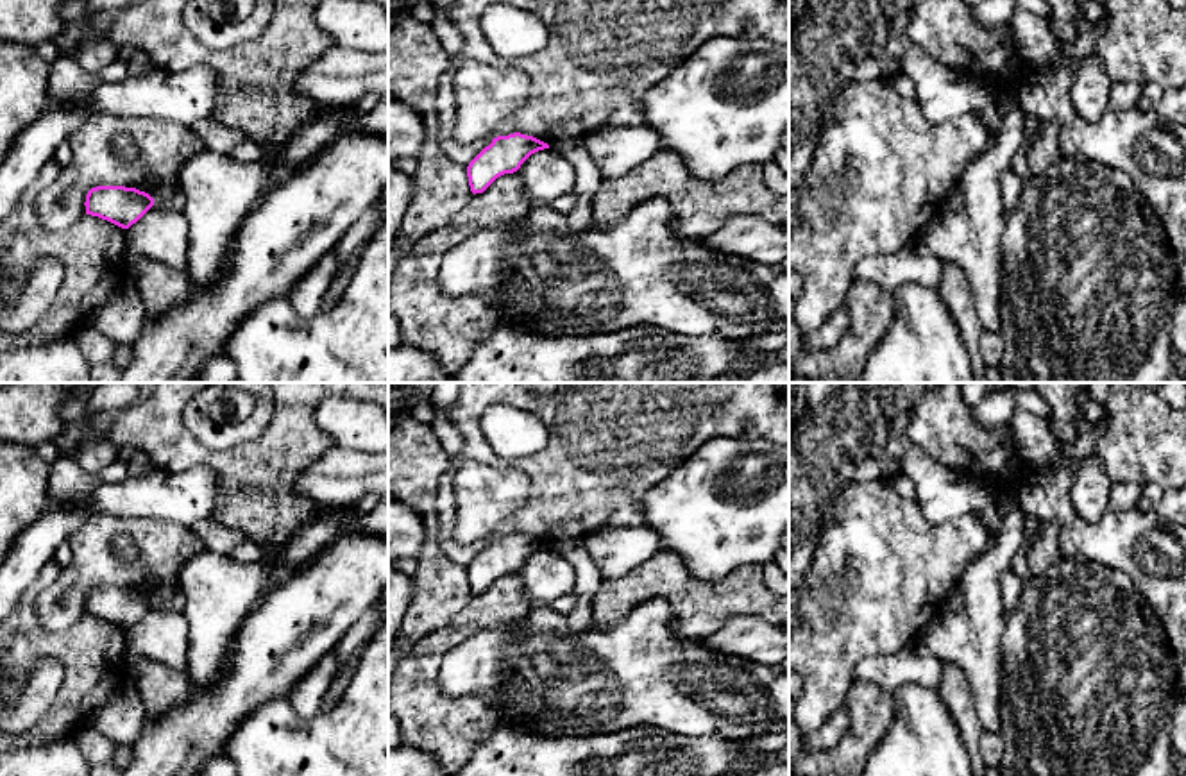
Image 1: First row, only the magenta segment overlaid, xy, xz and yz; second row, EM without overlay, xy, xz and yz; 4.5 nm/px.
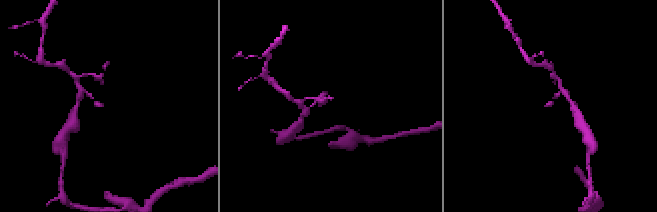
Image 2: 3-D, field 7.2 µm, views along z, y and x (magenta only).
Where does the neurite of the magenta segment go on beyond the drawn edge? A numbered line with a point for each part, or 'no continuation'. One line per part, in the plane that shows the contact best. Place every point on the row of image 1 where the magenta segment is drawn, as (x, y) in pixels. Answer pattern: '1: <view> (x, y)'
no continuation

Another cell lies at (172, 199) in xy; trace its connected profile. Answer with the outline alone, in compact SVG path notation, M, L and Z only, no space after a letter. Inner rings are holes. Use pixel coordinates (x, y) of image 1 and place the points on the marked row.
M172 186L165 190L154 191L154 204L166 211L182 211L184 207L184 193L181 186Z

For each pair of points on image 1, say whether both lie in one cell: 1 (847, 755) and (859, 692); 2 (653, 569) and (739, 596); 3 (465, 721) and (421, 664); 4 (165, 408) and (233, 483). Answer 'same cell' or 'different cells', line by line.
1: same cell
2: same cell
3: same cell
4: same cell

